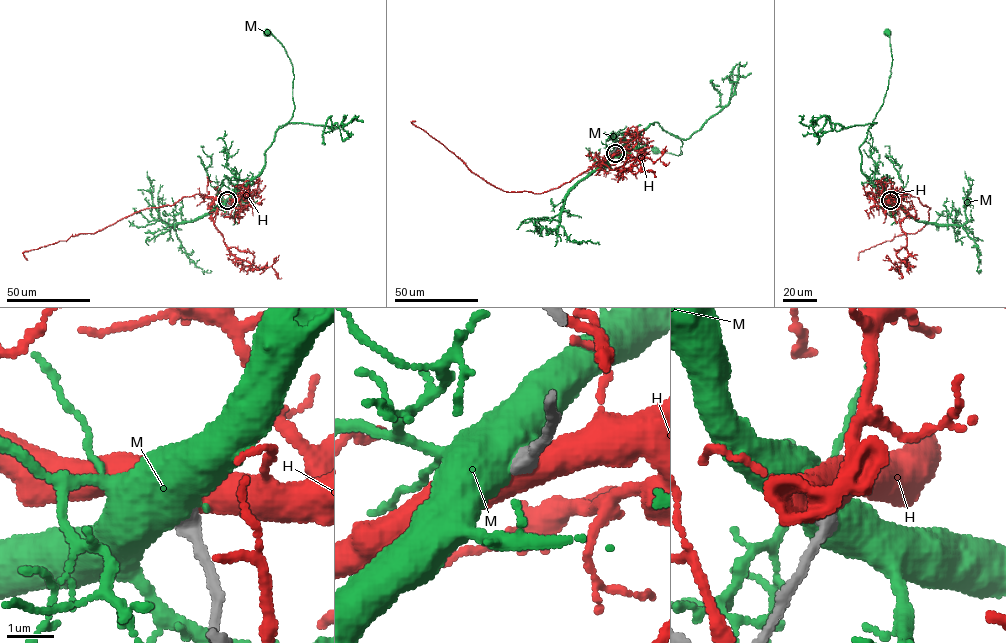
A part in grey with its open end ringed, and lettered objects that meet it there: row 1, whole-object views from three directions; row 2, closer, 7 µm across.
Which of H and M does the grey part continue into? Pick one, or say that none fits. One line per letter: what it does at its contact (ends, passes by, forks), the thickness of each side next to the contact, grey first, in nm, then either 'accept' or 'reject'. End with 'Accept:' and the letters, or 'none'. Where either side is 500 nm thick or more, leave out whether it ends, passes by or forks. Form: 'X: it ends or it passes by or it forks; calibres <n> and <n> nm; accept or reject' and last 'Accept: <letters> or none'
H: calibres 380 and 550 nm; reject
M: calibres 400 and 750 nm; reject
Accept: none

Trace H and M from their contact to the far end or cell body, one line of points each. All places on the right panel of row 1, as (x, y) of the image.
H: (891, 201), (907, 194), (917, 197), (930, 207), (928, 221), (916, 233), (895, 236), (860, 251), (858, 260)
M: (891, 201), (862, 172), (859, 149), (887, 89), (892, 59), (887, 32)

